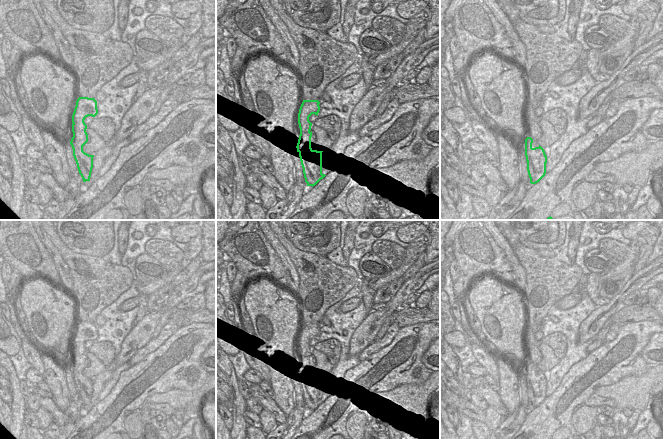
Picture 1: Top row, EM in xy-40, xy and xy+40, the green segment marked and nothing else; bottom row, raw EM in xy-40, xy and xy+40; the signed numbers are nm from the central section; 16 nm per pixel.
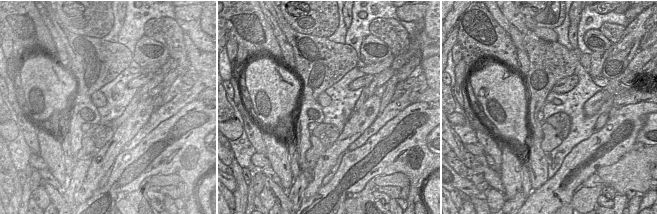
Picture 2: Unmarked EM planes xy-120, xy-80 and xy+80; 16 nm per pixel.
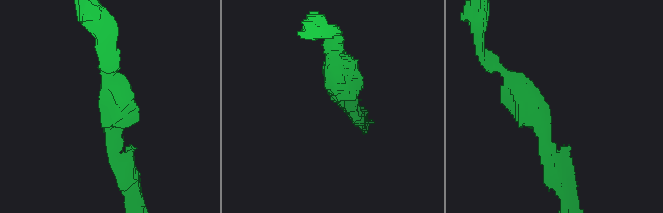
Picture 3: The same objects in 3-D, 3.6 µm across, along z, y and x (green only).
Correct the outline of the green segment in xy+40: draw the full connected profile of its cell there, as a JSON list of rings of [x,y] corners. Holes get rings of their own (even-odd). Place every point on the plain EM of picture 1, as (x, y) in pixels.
[[[531,361],[525,363],[525,380],[530,407],[536,408],[546,398],[547,380],[540,369],[533,372],[532,367],[533,363]]]

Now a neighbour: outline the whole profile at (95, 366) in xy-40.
[[[87,351],[88,366],[83,370],[83,375],[89,379],[94,379],[98,374],[105,371],[105,366],[94,354]]]

